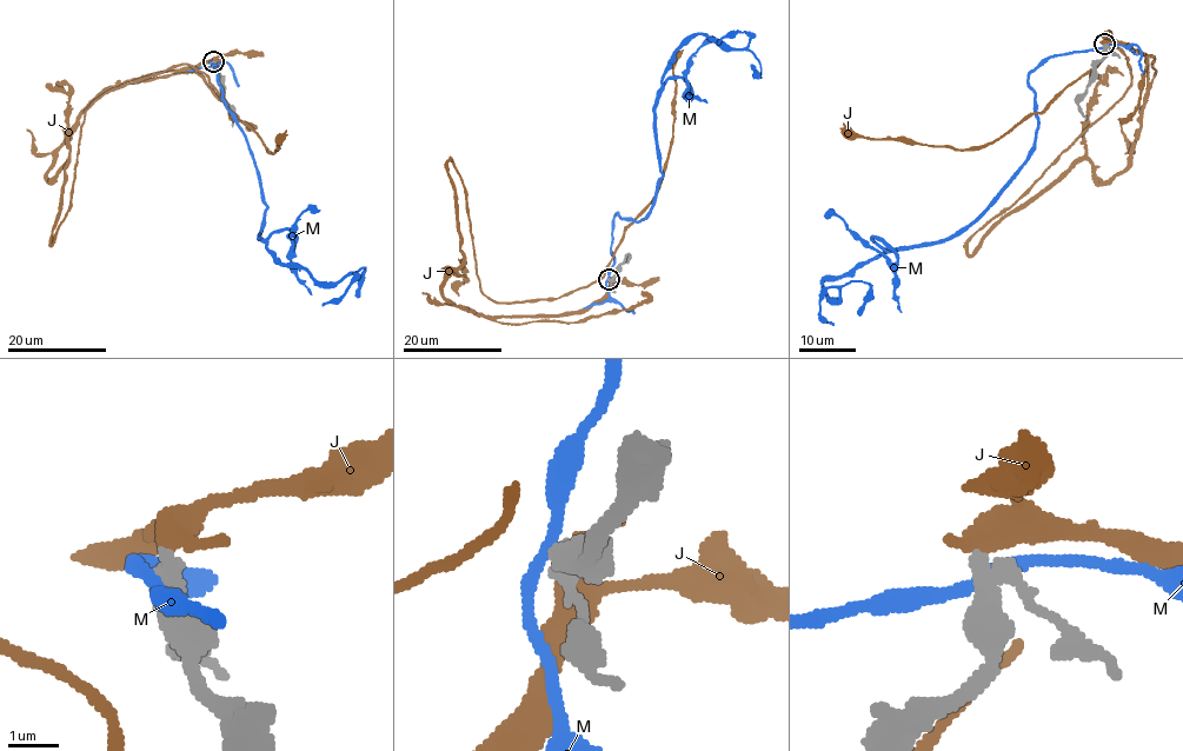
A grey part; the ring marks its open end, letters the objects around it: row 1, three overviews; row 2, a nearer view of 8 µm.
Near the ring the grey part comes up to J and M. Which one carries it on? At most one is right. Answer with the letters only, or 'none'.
J

